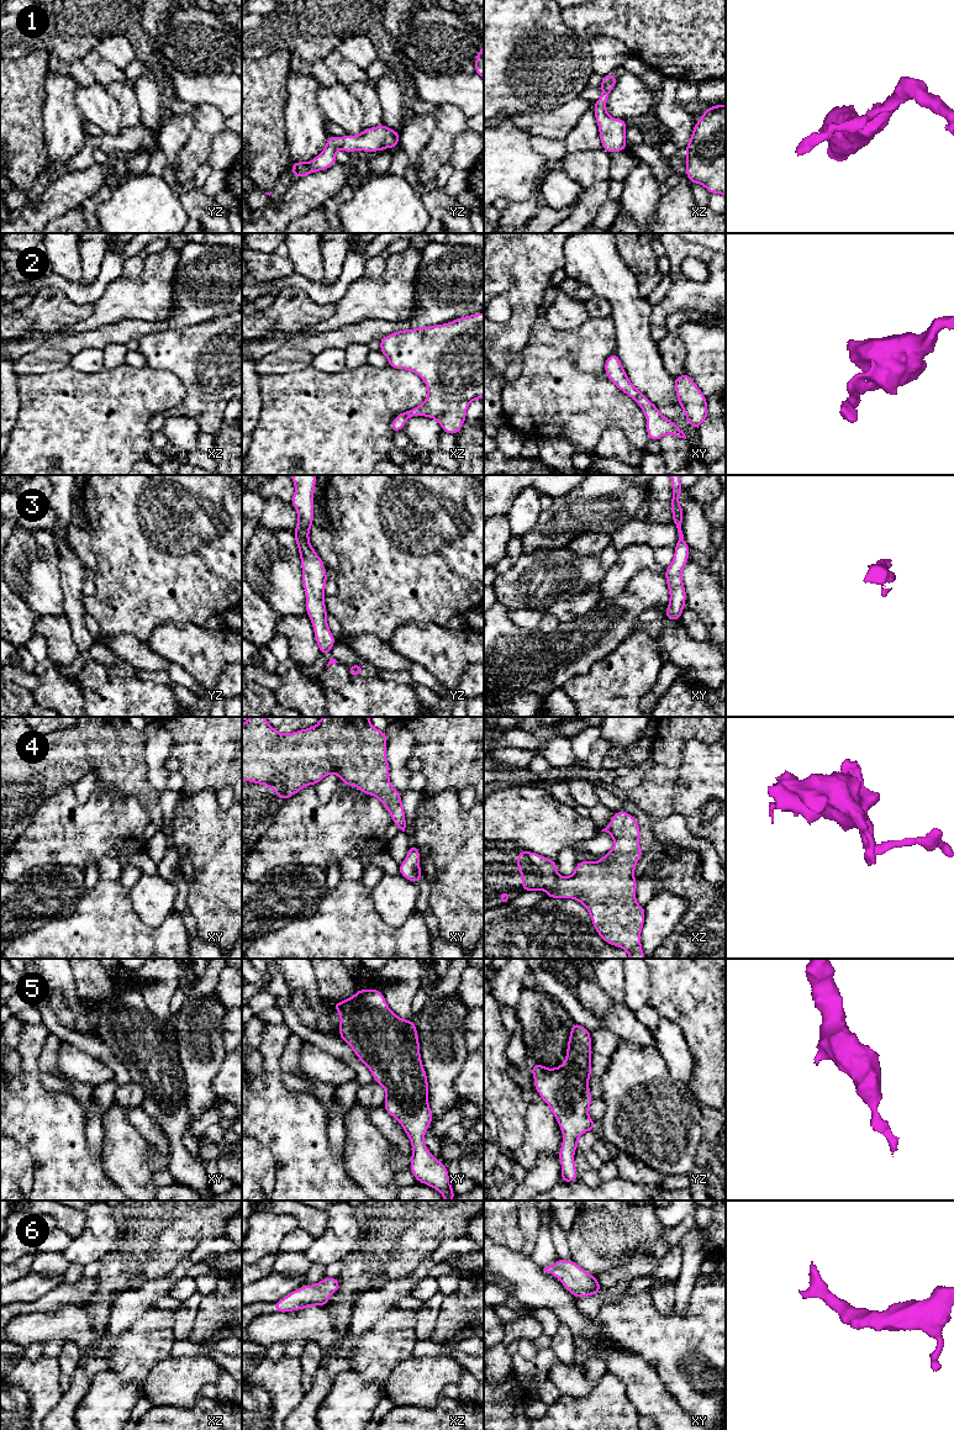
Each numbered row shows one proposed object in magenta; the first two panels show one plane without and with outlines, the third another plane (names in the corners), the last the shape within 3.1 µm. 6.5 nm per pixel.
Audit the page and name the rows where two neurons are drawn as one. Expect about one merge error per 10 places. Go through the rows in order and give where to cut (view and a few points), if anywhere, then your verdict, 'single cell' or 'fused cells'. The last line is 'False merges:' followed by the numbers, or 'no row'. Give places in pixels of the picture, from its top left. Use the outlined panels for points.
1: no cut | single cell
2: no cut | single cell
3: no cut | single cell
4: no cut | single cell
5: no cut | single cell
6: no cut | single cell
False merges: no row

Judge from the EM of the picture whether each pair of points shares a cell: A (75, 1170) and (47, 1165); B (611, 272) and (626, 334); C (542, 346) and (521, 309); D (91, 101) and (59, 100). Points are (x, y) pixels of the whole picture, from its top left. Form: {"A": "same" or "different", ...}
{"A": "same", "B": "same", "C": "different", "D": "different"}

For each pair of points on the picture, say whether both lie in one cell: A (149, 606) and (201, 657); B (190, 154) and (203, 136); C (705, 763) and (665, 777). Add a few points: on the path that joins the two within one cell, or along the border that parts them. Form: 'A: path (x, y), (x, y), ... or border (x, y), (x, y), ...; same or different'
A: border (195, 623), (162, 623), (153, 631), (147, 642); different
B: path (195, 149), (200, 141); same
C: border (685, 744), (673, 801); different

